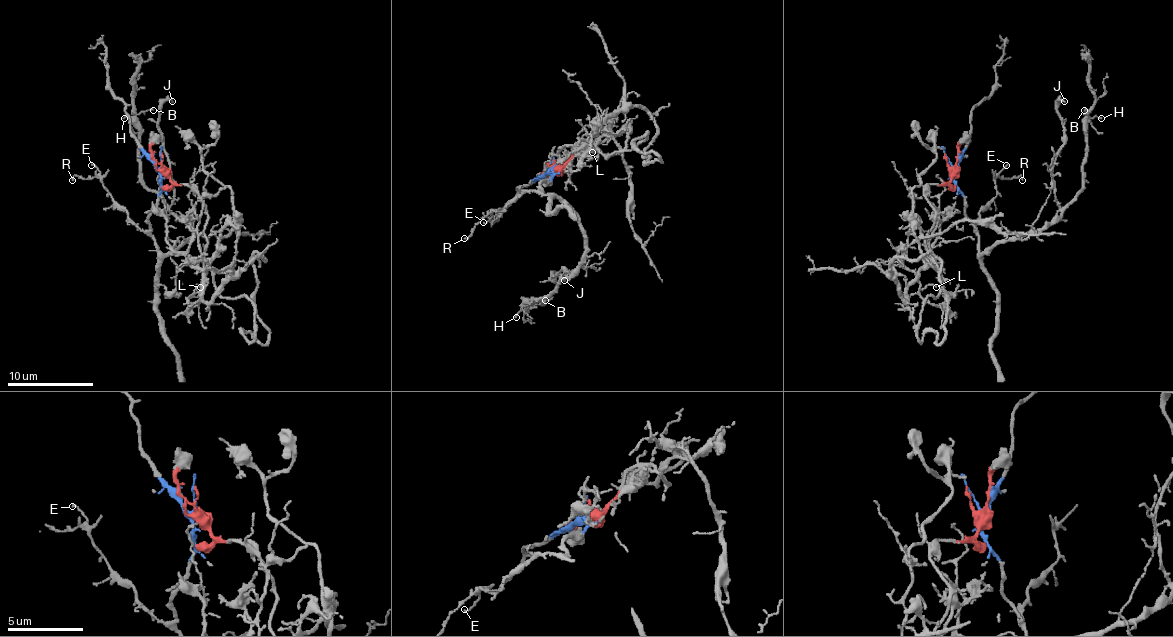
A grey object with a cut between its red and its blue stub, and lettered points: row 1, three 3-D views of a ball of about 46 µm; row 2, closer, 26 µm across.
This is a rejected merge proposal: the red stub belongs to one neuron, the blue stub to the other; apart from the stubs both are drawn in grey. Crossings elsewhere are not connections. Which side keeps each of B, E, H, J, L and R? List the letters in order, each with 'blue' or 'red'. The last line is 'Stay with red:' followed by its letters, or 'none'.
B: blue
E: blue
H: blue
J: blue
L: red
R: blue
Stay with red: L

